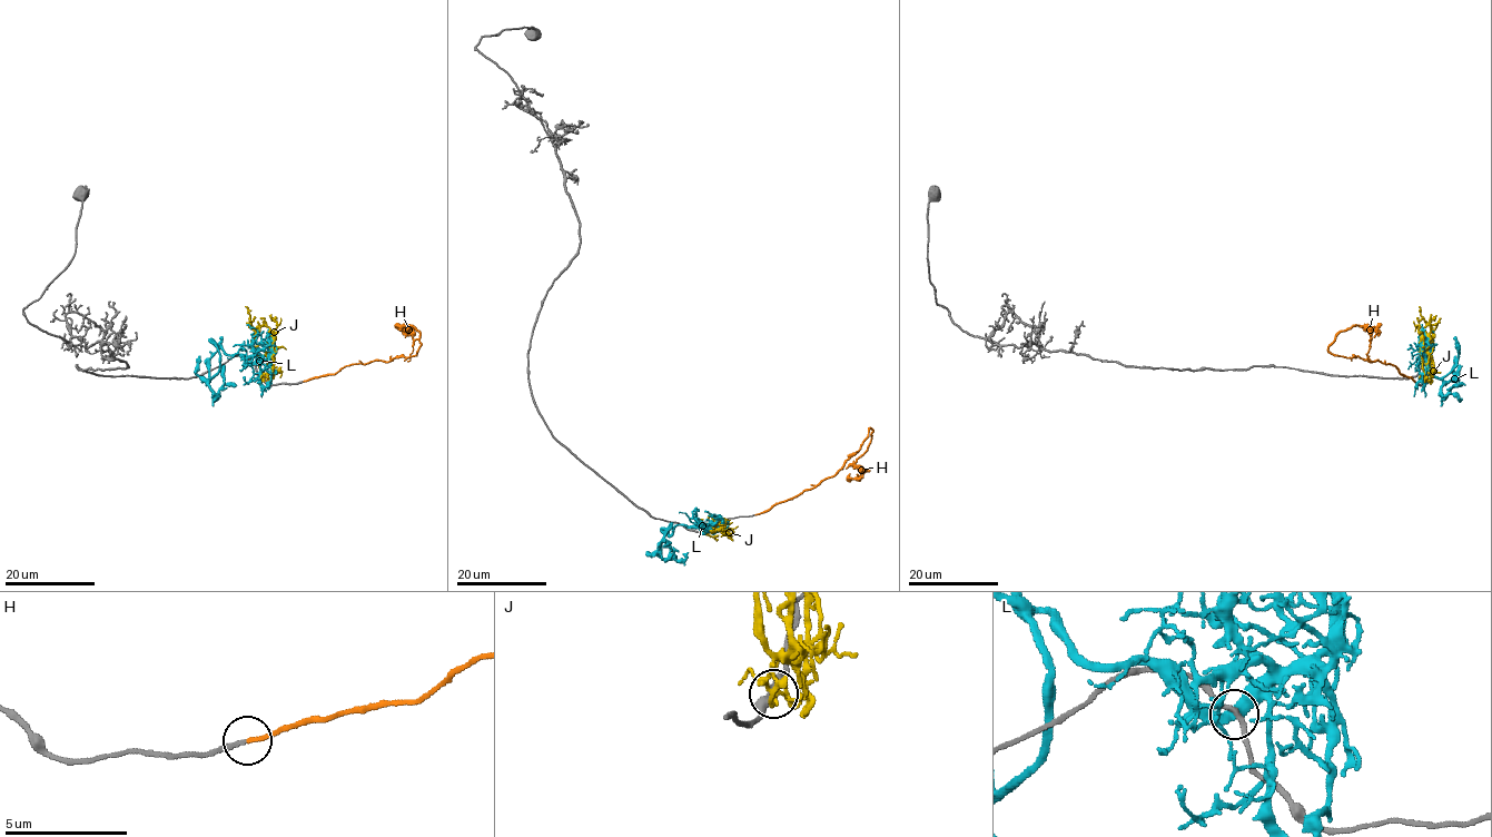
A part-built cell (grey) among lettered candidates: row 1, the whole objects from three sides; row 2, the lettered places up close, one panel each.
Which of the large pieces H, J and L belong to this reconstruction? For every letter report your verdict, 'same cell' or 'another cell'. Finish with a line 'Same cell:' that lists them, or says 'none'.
H: same cell
J: another cell
L: another cell
Same cell: H

